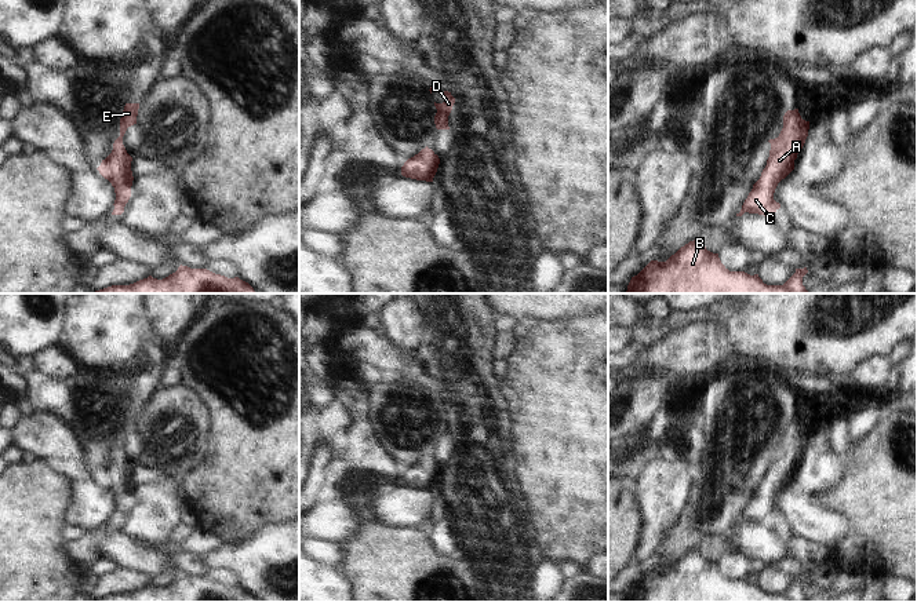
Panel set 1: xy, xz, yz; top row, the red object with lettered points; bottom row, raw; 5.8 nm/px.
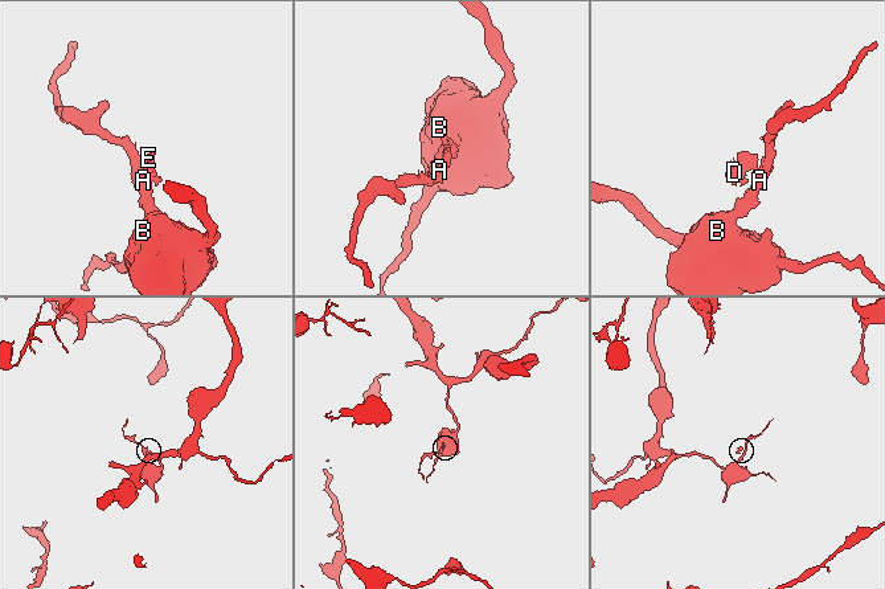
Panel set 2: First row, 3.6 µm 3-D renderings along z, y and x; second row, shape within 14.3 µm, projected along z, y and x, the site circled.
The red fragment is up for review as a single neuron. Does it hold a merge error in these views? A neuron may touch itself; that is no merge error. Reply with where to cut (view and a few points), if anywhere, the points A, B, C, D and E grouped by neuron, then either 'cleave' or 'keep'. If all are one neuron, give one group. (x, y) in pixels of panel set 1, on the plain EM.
cut xy (115, 449), (122, 451); groups A B C / D E; cleave

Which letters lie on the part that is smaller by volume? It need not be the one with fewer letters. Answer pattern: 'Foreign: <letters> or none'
Foreign: D, E

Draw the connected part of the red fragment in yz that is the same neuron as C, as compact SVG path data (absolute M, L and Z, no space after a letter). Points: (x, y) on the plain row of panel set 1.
M798 417L785 422L783 437L771 453L767 474L736 525L749 521L771 526L780 517L774 508L775 497L794 478L794 468L805 452L808 438L809 430L801 427Z

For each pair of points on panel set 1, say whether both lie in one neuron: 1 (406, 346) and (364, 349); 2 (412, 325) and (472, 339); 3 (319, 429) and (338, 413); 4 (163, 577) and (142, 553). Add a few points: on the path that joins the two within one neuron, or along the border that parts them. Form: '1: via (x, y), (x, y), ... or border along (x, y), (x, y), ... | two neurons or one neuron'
1: border along (384, 336), (406, 358), (415, 356) | two neurons
2: border along (417, 307), (426, 324) | two neurons
3: via (323, 424), (334, 418) | one neuron
4: border along (173, 566), (159, 571), (150, 577) | two neurons

